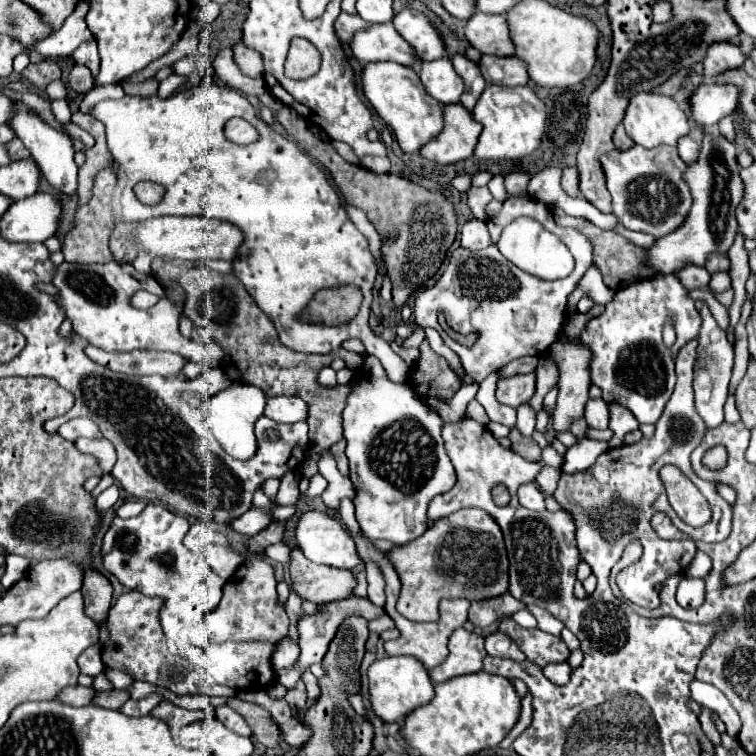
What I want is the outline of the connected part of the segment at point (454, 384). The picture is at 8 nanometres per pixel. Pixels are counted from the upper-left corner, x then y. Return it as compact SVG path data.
M428 341L420 345L420 359L410 373L410 385L420 397L450 399L460 389L458 375L448 367L446 359L434 353Z

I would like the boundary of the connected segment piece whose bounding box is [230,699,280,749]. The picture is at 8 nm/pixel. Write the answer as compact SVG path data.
M232 699L230 707L238 709L238 713L242 713L242 717L246 717L248 725L254 729L254 737L260 743L264 743L270 749L278 747L280 727L278 727L276 721L272 721L272 731L270 731L270 713L266 709L262 709L260 705L241 699Z

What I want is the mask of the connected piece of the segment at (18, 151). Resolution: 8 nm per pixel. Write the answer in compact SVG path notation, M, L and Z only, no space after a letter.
M12 139L12 141L8 141L6 143L6 151L8 151L8 155L10 155L10 159L14 161L18 161L18 159L26 159L28 155L30 155L30 151L22 145L22 141L18 141L18 139Z

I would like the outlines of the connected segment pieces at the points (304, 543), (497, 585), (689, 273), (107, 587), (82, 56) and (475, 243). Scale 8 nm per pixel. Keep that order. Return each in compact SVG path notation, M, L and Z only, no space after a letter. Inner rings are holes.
M304 513L298 521L296 537L300 549L314 563L338 569L354 569L362 561L348 531L328 513Z
M460 509L446 517L434 521L428 531L410 541L404 547L398 547L388 553L390 561L398 569L402 581L400 599L408 601L408 605L398 605L398 613L408 617L410 621L436 621L438 619L438 603L442 597L466 597L466 599L490 599L508 591L508 557L504 549L504 539L498 523L484 509Z
M688 265L686 269L678 271L676 273L682 283L688 287L688 289L702 289L708 285L710 281L710 273L704 269L704 267L696 267L696 265Z
M88 567L82 579L80 593L84 597L84 611L96 623L106 621L106 613L110 611L112 601L112 585L110 581L98 573L94 567Z
M90 41L90 43L84 43L80 45L72 57L76 59L76 63L80 65L86 65L92 73L92 77L98 75L98 69L100 69L100 57L98 57L98 47L96 47L96 41Z
M472 219L472 221L464 223L464 227L460 231L460 245L464 249L470 249L470 251L478 251L478 249L492 245L490 233L486 229L486 221Z

